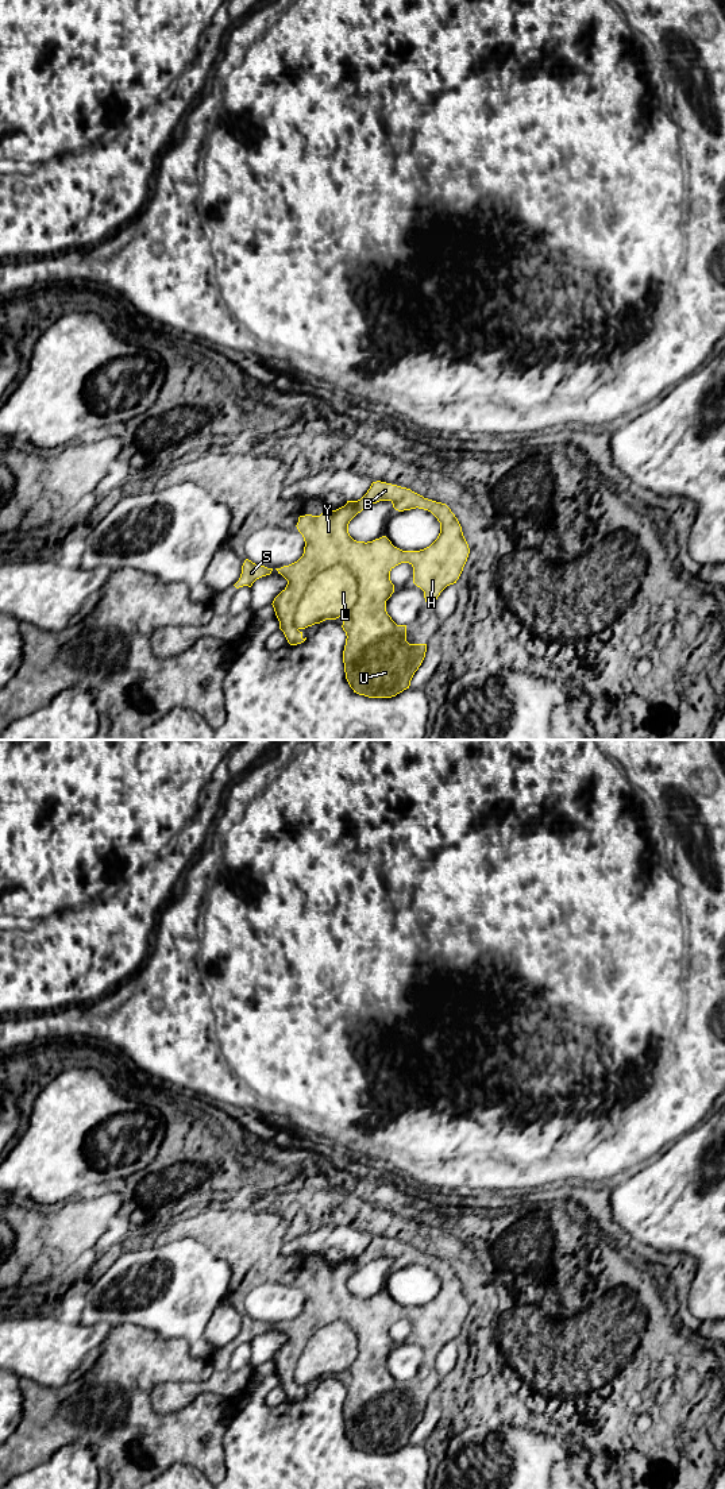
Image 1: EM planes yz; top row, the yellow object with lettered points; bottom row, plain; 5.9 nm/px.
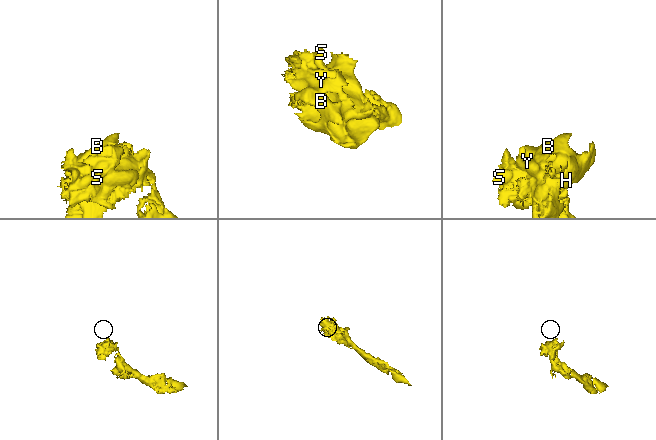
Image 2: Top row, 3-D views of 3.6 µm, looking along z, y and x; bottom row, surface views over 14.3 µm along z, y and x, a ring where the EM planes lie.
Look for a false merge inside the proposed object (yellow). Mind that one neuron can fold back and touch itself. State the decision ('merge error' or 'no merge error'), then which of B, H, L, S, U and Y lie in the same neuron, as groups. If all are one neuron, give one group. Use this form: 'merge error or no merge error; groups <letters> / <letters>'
merge error; groups B H S U Y / L

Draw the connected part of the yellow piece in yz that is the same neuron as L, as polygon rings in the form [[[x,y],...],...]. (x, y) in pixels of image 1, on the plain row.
[[[335,1320],[308,1339],[293,1372],[298,1385],[343,1373],[358,1355],[355,1331],[344,1320]]]

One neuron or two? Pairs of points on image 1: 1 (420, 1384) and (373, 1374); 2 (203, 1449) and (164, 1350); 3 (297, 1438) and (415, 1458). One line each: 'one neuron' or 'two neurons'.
1: one neuron
2: one neuron
3: one neuron

